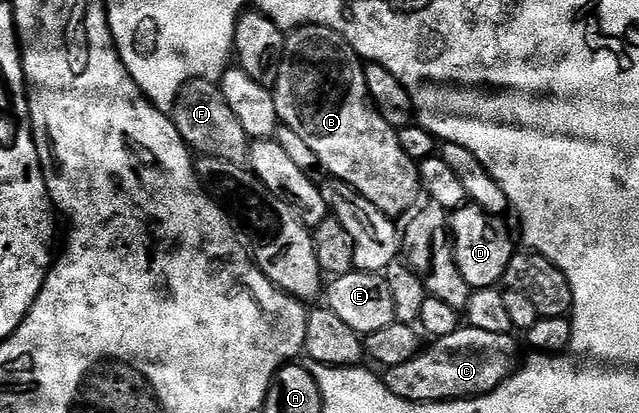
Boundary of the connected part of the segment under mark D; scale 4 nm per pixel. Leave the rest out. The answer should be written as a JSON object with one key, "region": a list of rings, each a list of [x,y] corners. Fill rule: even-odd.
{"region":[[[469,202],[455,209],[450,216],[452,250],[456,254],[456,265],[472,289],[494,288],[503,281],[506,266],[514,251],[512,232],[501,217],[491,216],[479,203]]]}

